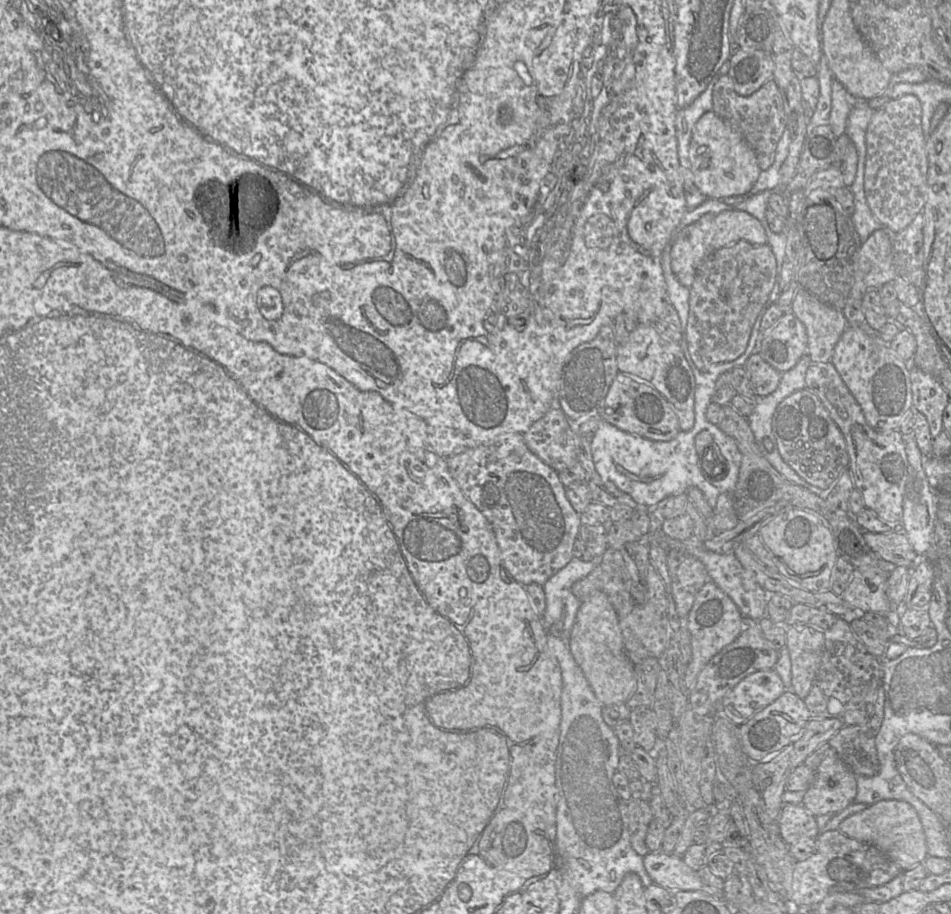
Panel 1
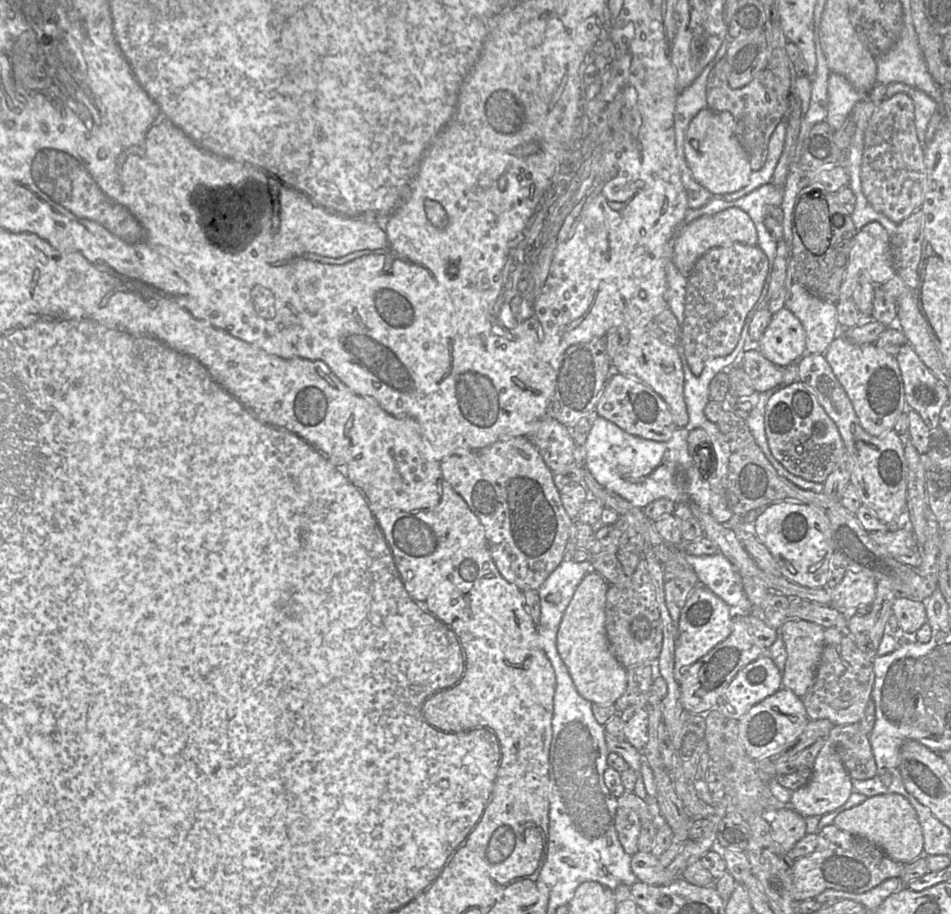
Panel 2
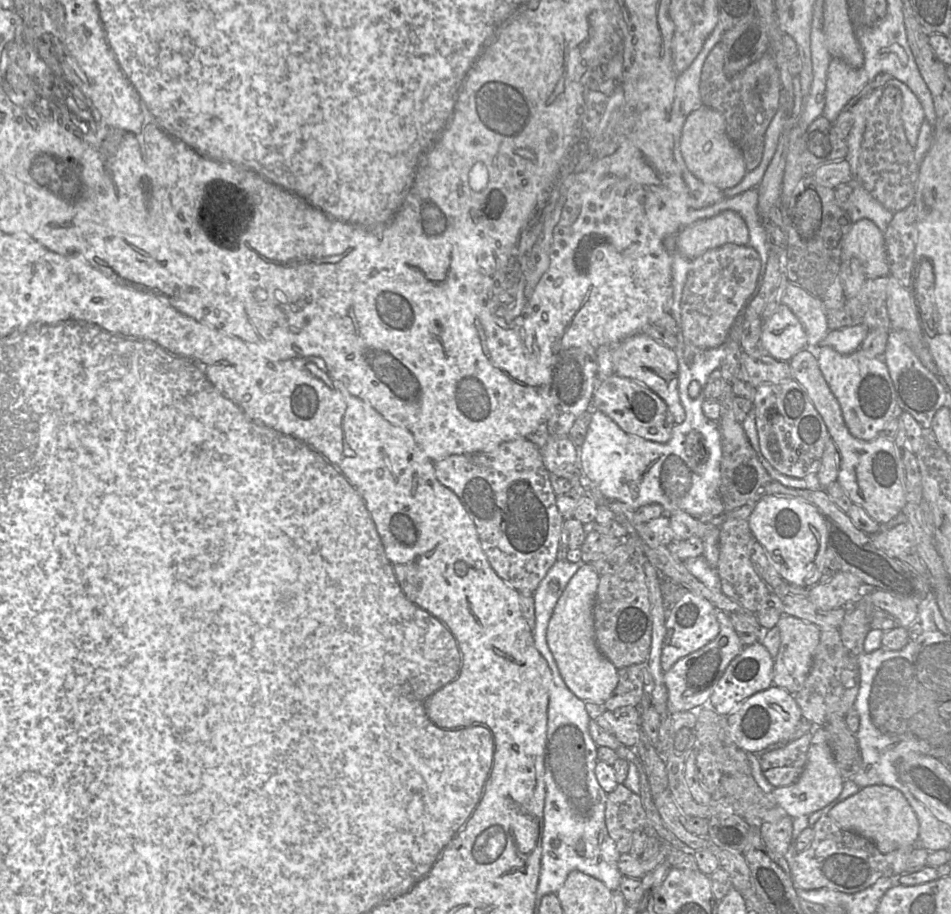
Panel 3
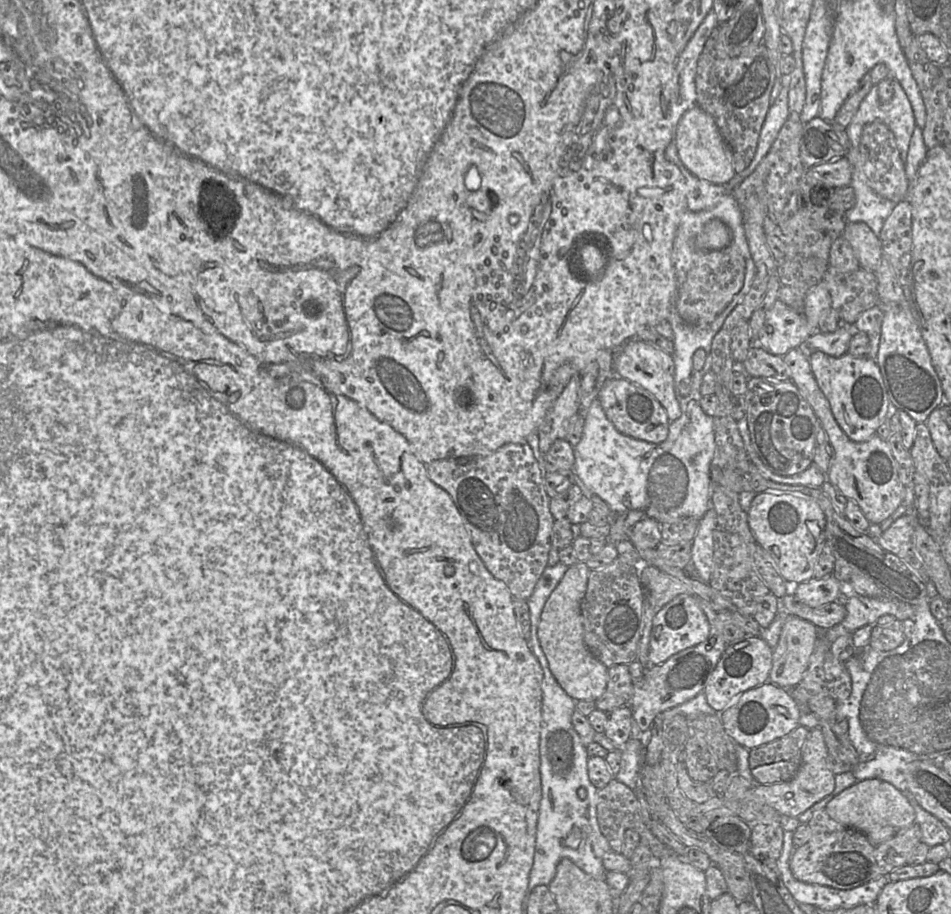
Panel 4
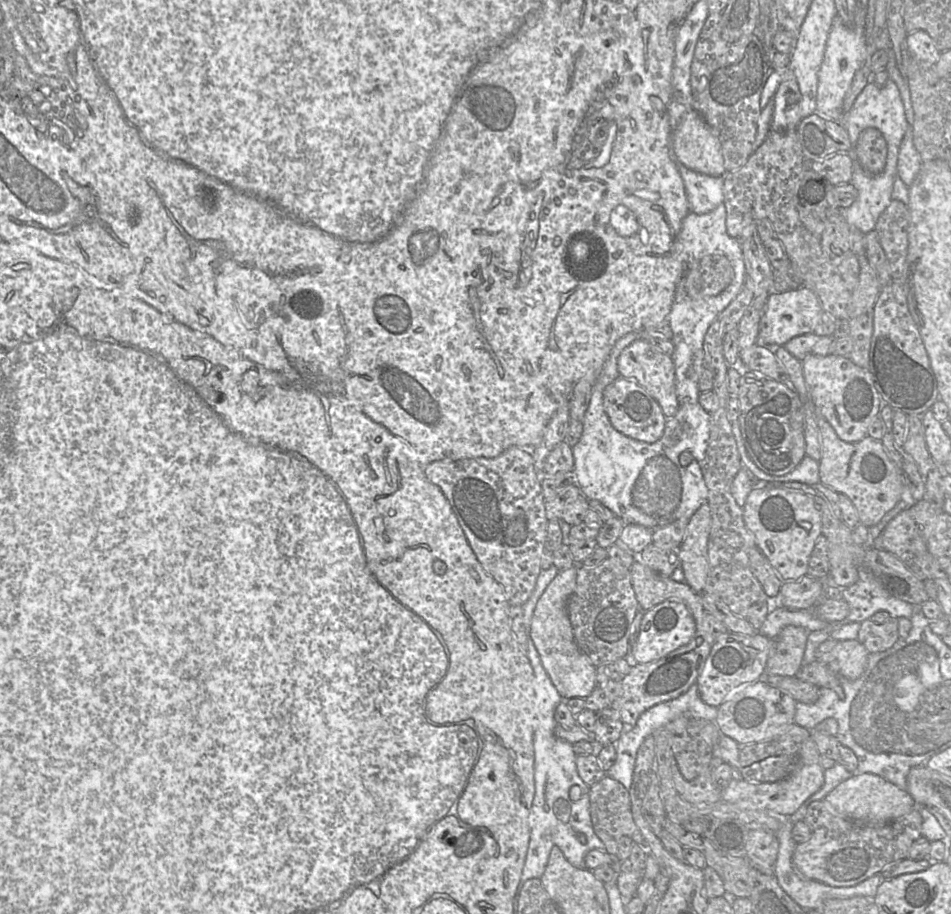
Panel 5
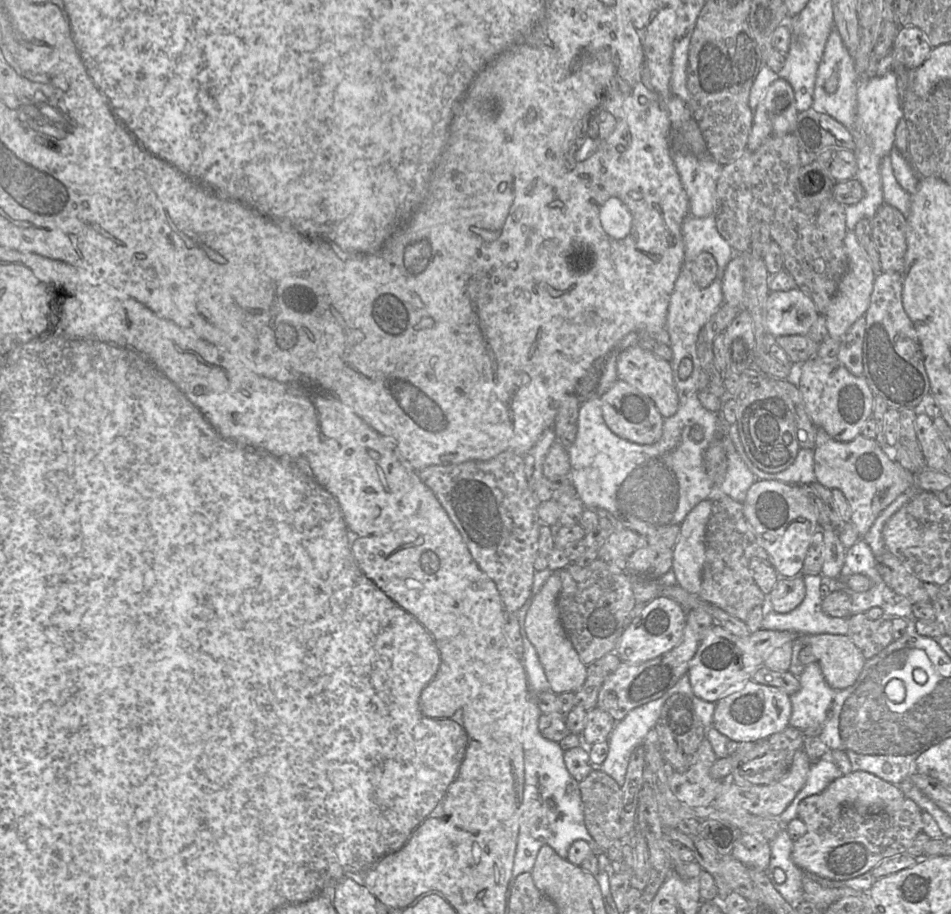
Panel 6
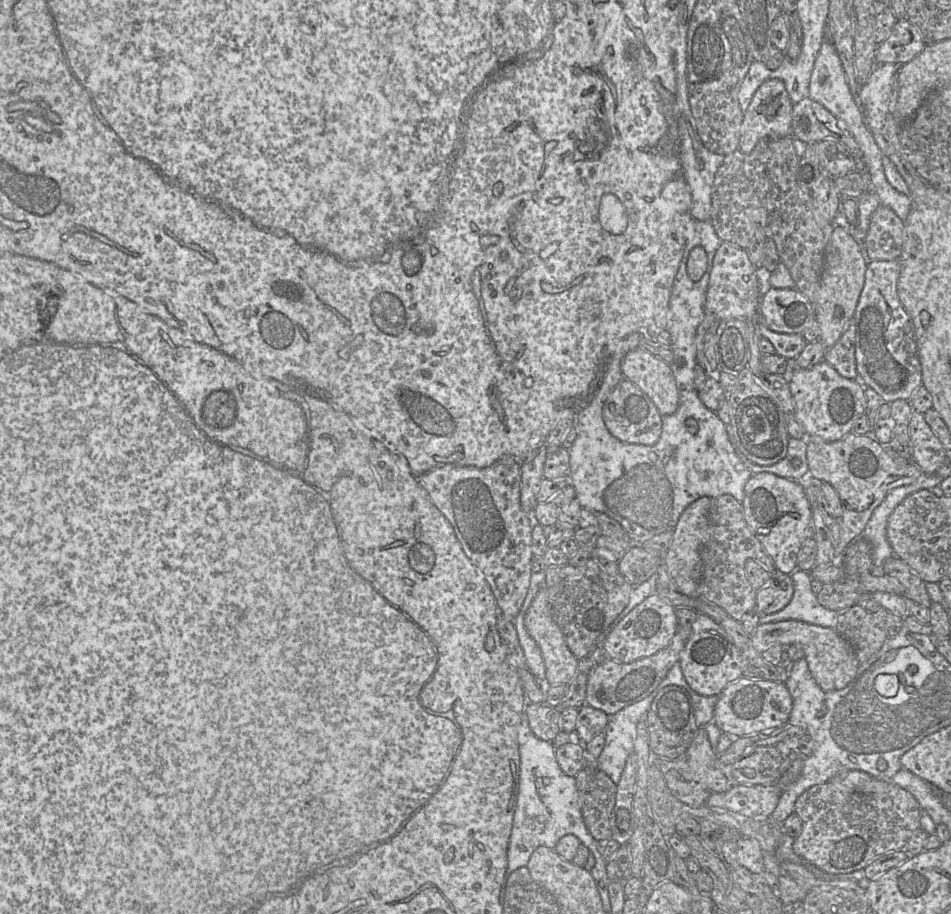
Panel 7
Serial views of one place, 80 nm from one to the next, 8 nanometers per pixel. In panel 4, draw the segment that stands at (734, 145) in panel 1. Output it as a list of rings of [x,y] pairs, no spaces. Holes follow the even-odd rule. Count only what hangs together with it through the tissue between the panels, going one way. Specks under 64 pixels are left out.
[[[698,106],[683,115],[675,129],[674,142],[683,165],[697,178],[716,185],[727,185],[735,176],[730,148],[723,139],[714,118]]]

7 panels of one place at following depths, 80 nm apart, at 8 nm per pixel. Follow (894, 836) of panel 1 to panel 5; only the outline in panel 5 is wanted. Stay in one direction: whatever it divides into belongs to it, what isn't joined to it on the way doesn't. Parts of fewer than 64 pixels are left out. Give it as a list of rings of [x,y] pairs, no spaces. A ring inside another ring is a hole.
[[[872,773],[852,775],[838,784],[822,801],[833,815],[859,820],[867,825],[884,825],[918,808],[907,791]]]

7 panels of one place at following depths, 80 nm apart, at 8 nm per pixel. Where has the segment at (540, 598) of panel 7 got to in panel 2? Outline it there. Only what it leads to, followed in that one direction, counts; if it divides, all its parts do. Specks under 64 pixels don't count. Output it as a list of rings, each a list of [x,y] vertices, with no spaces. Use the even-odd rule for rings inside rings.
[[[596,571],[584,576],[561,619],[556,645],[579,694],[591,703],[614,704],[627,687],[627,669],[614,656],[606,634],[608,583]]]

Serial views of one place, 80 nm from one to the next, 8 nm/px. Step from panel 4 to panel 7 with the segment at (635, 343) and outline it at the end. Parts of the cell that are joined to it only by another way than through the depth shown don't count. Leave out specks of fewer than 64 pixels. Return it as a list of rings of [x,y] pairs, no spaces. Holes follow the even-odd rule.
[[[637,347],[622,359],[621,372],[623,379],[633,382],[651,399],[661,416],[669,416],[676,412],[679,407],[679,392],[671,365]]]

